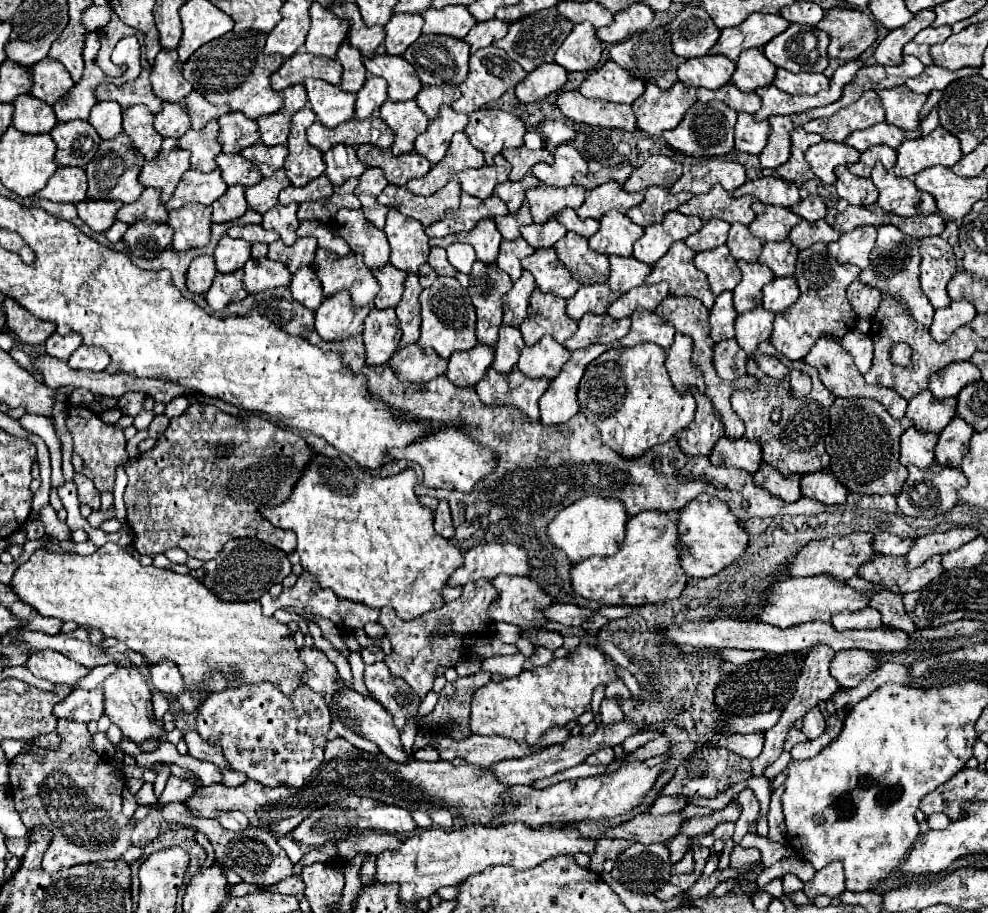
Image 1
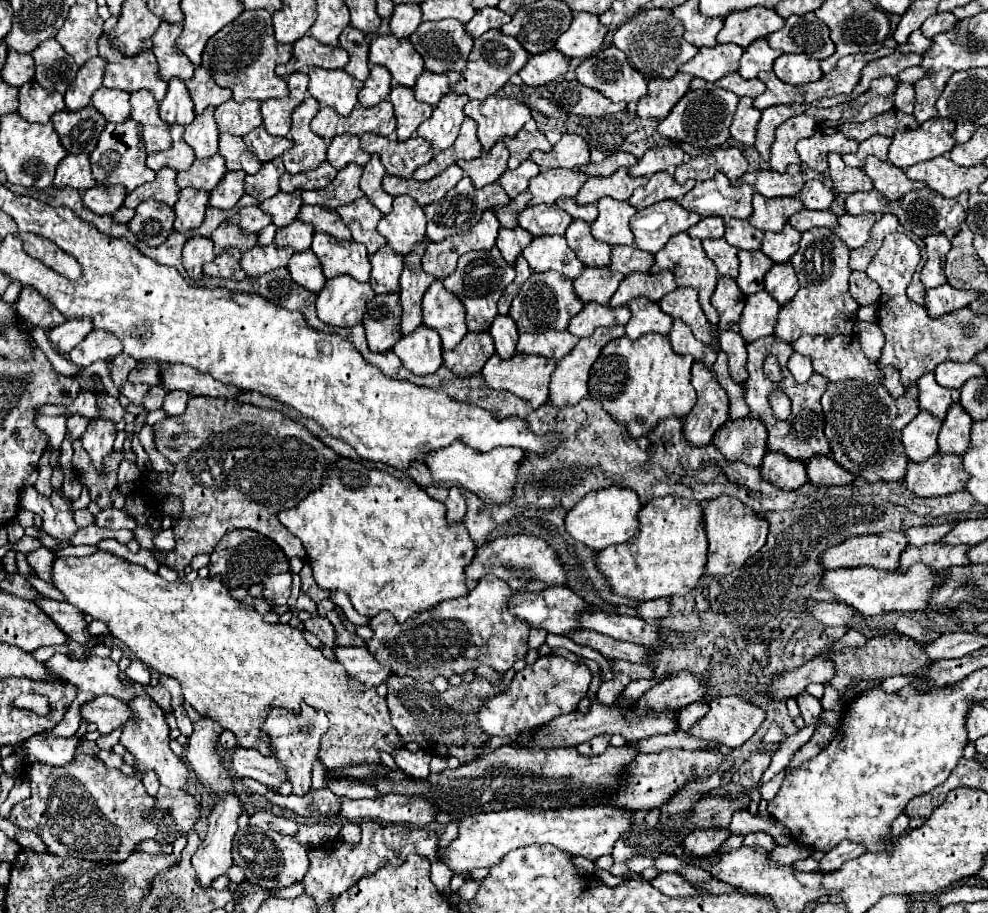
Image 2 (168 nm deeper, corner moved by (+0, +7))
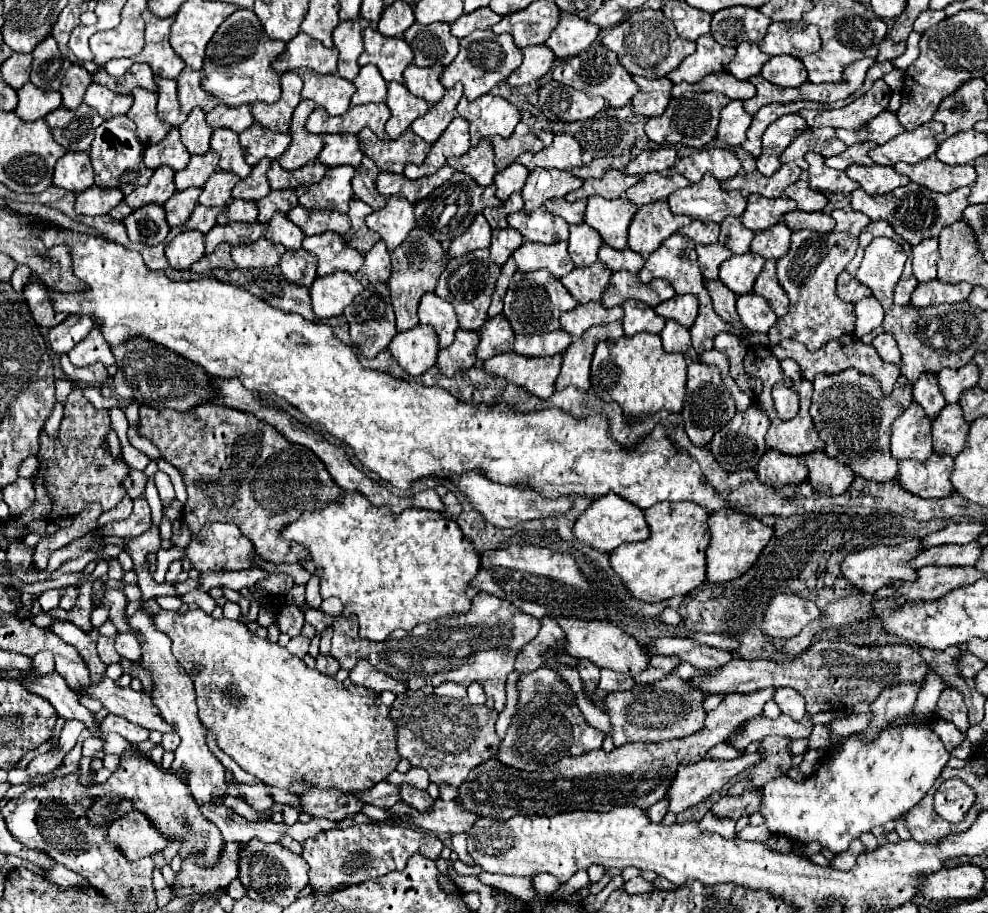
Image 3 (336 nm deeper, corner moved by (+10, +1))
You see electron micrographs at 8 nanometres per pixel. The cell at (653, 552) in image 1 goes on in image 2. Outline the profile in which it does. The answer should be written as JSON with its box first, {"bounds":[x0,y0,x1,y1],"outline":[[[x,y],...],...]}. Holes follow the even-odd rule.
{"bounds":[598,497,708,601],"outline":[[[660,497],[648,501],[640,511],[640,533],[622,543],[606,547],[598,553],[598,569],[610,583],[612,591],[622,597],[632,597],[640,601],[650,601],[658,597],[672,597],[672,595],[686,595],[692,591],[698,583],[698,579],[704,575],[706,567],[706,553],[708,553],[708,539],[704,529],[704,509],[700,501],[688,501],[688,499],[676,499],[676,497]]]}

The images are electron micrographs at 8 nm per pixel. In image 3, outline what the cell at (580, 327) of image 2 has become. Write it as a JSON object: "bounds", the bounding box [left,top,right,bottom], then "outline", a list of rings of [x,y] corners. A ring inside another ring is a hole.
{"bounds":[560,301,620,337],"outline":[[[590,301],[586,305],[578,305],[574,311],[568,311],[560,319],[560,327],[572,337],[580,337],[592,325],[606,325],[620,319],[618,309],[604,309],[602,303]]]}

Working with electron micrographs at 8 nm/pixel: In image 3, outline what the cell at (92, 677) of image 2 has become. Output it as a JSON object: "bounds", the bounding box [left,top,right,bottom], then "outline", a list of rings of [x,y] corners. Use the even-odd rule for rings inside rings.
{"bounds":[80,677,172,733],"outline":[[[104,677],[98,685],[82,687],[80,695],[98,699],[110,713],[120,715],[144,729],[156,729],[160,733],[172,731],[172,727],[162,719],[158,707],[154,707],[152,697],[144,691],[134,691],[130,687],[116,687],[110,677]]]}

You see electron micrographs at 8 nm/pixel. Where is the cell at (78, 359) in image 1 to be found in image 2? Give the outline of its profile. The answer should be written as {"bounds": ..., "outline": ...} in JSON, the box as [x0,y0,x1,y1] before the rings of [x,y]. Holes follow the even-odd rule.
{"bounds":[70,329,122,367],"outline":[[[94,329],[90,335],[86,335],[86,339],[76,345],[70,351],[70,361],[78,367],[88,367],[96,361],[112,361],[116,355],[122,353],[122,345],[120,339],[114,333],[108,333],[104,329]]]}

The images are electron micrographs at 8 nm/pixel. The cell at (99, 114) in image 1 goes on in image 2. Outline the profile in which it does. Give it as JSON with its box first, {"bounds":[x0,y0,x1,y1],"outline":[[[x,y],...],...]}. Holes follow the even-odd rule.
{"bounds":[92,87,130,123],"outline":[[[100,87],[92,95],[92,103],[106,117],[106,121],[122,123],[130,117],[130,93],[126,91]]]}

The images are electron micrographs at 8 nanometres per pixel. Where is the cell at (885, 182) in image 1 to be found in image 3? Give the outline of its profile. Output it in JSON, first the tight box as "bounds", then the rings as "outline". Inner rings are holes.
{"bounds":[846,165,910,195],"outline":[[[850,165],[846,169],[846,175],[860,183],[860,187],[868,195],[886,195],[894,191],[896,187],[904,187],[910,183],[904,175],[898,175],[892,167],[882,165]]]}

